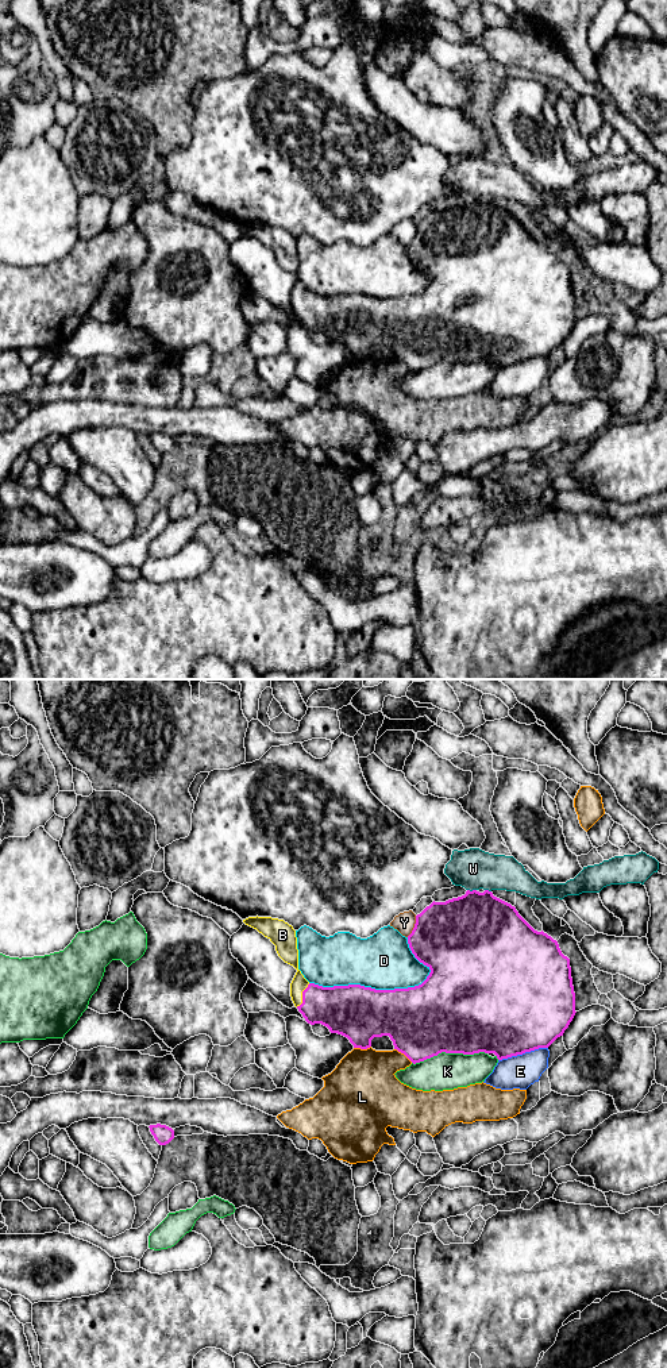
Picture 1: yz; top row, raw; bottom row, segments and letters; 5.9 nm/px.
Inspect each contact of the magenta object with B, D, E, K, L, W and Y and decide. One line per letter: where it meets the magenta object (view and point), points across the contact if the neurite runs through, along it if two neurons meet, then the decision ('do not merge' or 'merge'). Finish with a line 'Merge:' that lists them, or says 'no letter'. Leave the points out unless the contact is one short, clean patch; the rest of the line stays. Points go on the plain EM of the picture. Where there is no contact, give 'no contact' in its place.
B: yz (303, 304) | across yz (342, 318), (317, 313), (303, 304), (299, 278), (290, 265) | merge
D: yz (371, 297) | do not merge
E: yz (523, 361) | do not merge
K: yz (448, 361) | do not merge
L: yz (404, 362) | do not merge
W: yz (473, 199) | do not merge
Y: yz (415, 235) | do not merge
Merge: B

